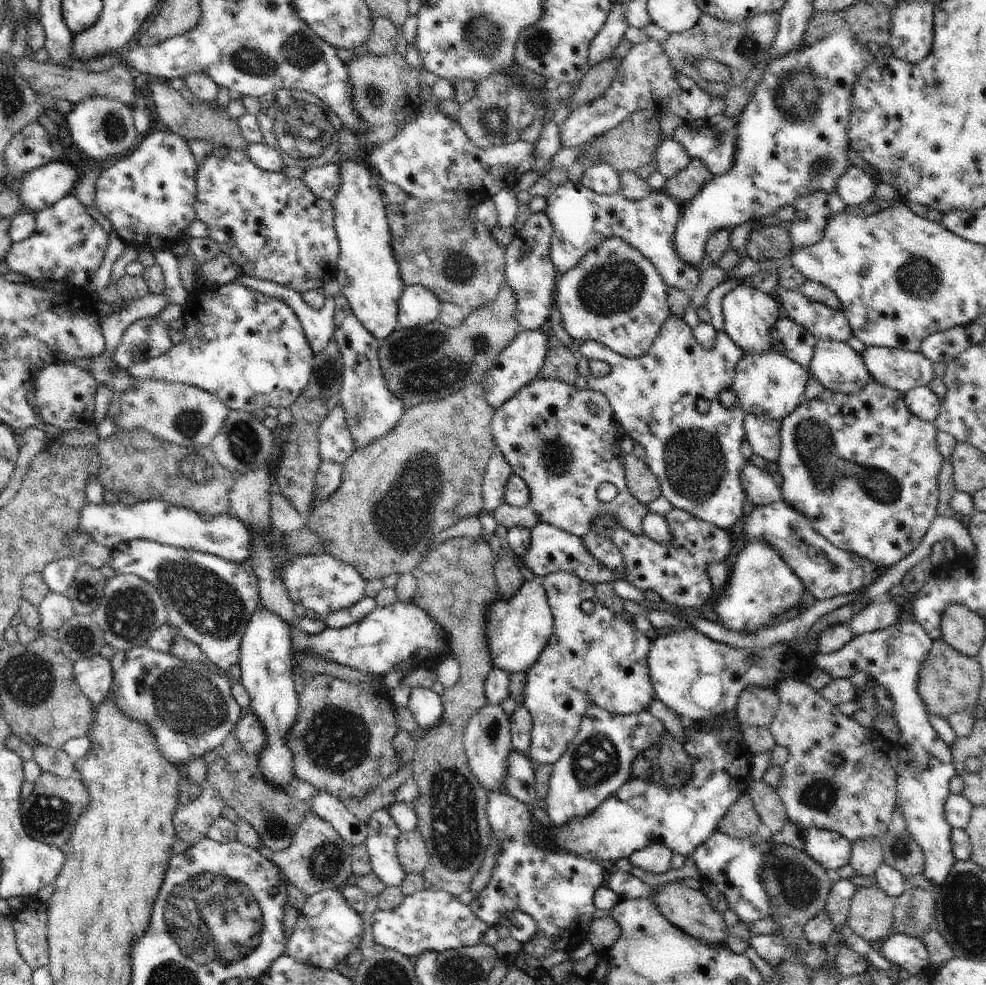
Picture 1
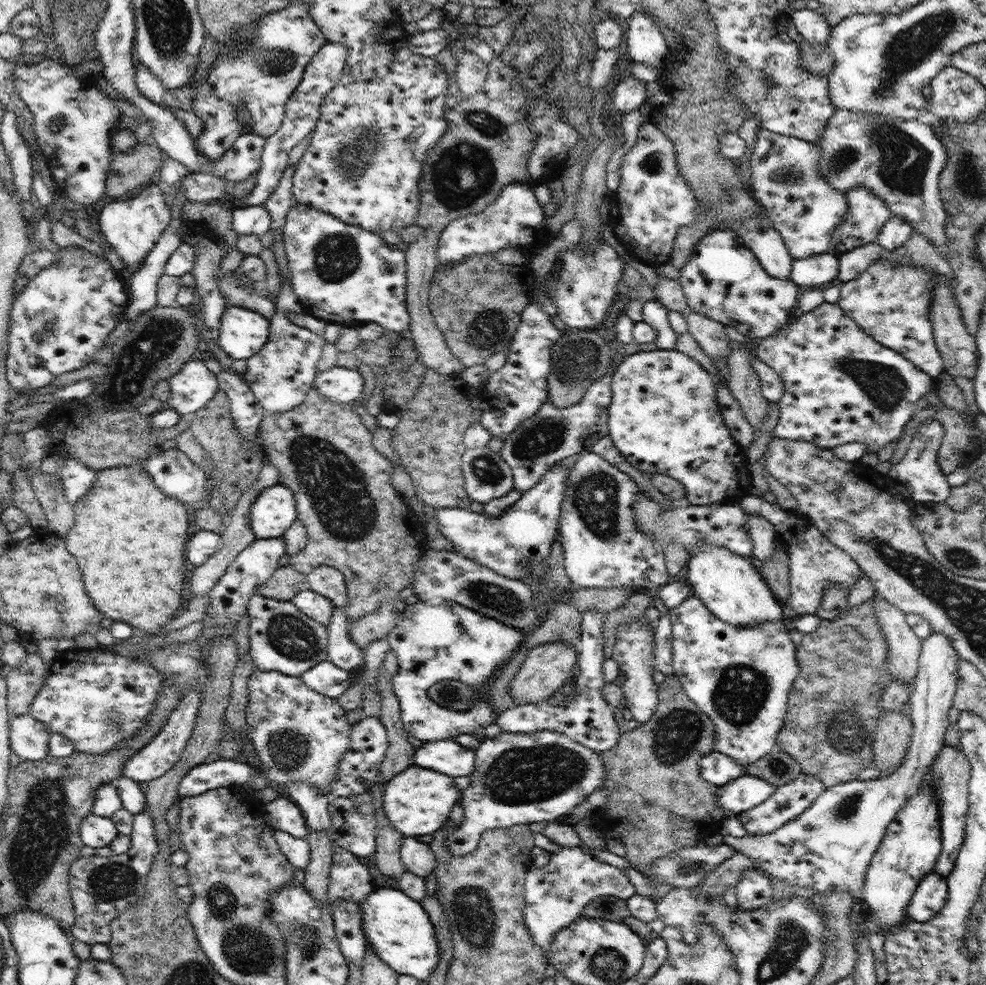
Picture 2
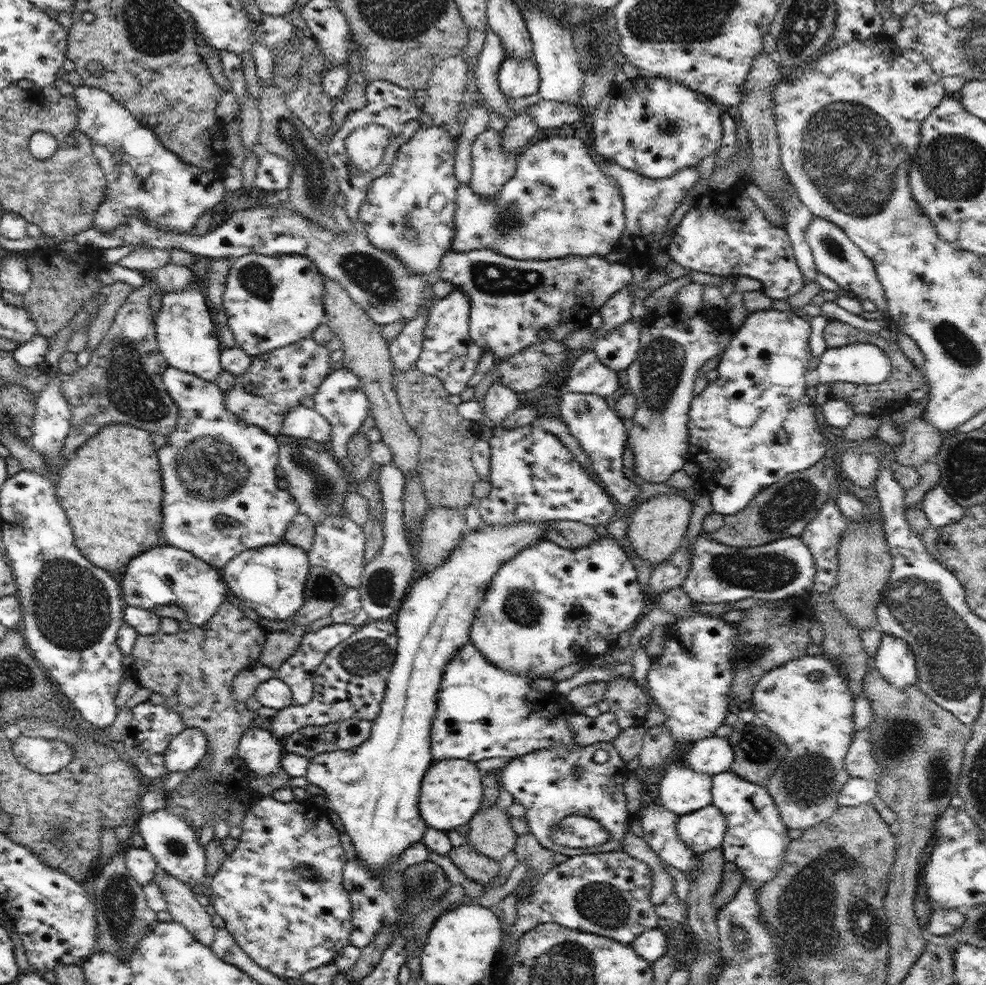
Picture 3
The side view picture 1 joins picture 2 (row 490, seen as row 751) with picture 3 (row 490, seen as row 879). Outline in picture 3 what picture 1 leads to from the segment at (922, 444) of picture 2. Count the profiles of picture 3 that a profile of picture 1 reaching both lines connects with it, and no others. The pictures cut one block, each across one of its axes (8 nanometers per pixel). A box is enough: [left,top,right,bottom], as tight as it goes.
[920,482,964,528]

